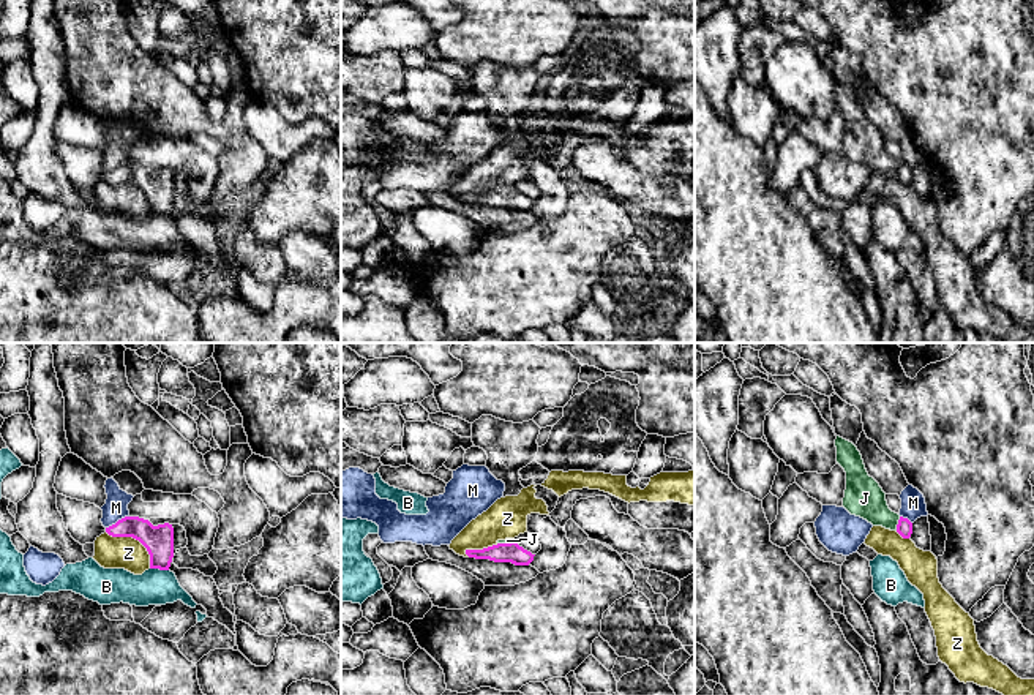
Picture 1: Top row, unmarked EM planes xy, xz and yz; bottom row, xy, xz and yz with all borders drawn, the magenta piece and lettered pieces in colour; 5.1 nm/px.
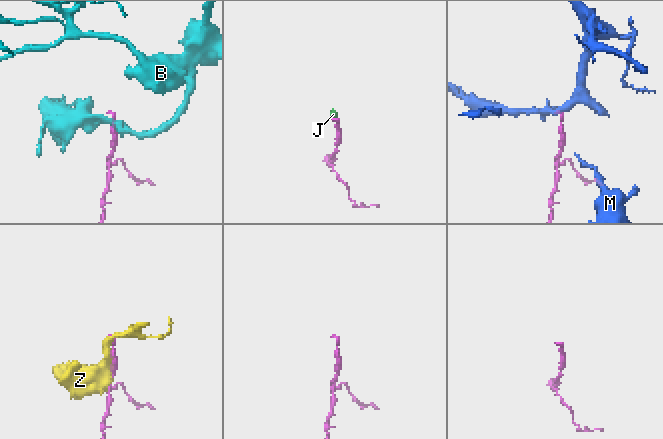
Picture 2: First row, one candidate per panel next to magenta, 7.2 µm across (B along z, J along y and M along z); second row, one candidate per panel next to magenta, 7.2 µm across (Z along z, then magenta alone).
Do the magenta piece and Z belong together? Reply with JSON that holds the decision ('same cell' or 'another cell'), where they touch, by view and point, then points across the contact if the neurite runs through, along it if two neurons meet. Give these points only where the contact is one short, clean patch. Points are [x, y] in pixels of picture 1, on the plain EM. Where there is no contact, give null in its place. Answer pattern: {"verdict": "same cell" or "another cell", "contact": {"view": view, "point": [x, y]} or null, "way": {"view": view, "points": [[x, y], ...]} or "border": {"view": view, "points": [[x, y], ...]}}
{"verdict": "another cell", "contact": {"view": "xy", "point": [136, 185]}}

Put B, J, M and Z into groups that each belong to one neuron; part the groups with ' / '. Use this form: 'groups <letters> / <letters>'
groups B / J / M / Z

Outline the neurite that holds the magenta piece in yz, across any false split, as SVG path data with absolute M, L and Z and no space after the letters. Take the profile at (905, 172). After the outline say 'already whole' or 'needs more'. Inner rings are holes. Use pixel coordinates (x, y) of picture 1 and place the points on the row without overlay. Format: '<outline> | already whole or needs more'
M840 82L835 85L835 93L837 109L846 118L843 153L851 161L860 163L873 172L897 177L903 185L909 185L912 169L889 155L886 139L879 130L868 122L857 93Z | needs more

